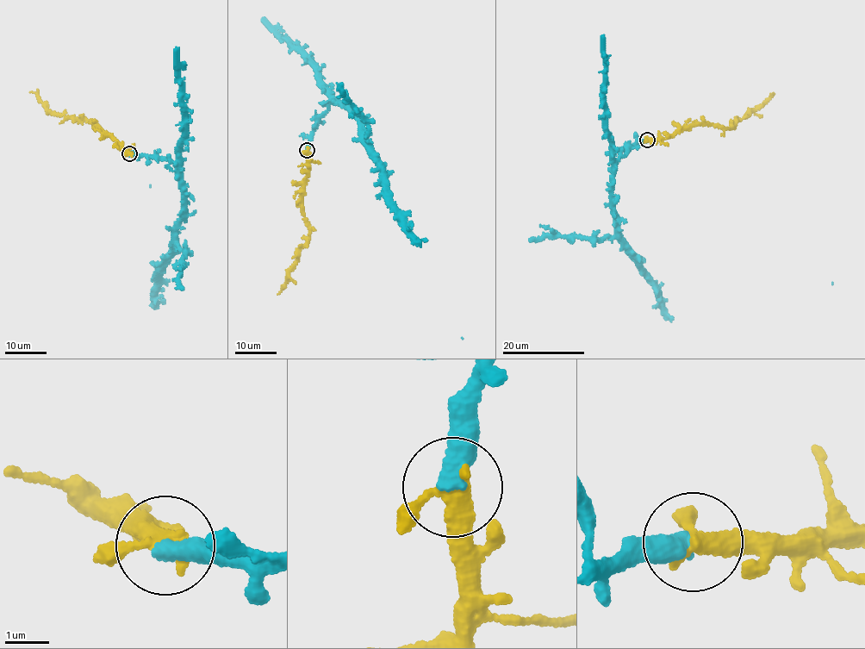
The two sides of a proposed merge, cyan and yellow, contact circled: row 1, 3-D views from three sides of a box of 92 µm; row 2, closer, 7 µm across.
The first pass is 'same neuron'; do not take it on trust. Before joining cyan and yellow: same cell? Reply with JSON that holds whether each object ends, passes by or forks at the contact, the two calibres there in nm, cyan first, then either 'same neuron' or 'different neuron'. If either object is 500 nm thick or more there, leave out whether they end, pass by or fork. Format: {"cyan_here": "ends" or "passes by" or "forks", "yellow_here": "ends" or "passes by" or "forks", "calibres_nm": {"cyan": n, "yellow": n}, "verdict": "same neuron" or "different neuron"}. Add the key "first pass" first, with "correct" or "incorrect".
{"first pass": "correct", "cyan_here": "ends", "yellow_here": "passes by", "calibres_nm": {"cyan": 480, "yellow": 380}, "verdict": "same neuron"}

